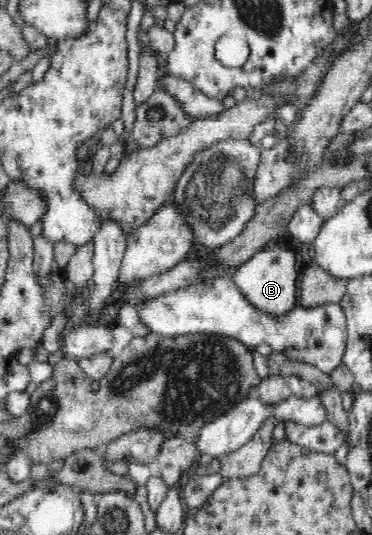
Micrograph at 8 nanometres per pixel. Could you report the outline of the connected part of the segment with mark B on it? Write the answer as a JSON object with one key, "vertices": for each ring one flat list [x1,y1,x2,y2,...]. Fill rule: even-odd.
{"vertices":[[292,251,256,252,242,262,230,277,250,304,266,315,282,317,296,307,296,255]]}

